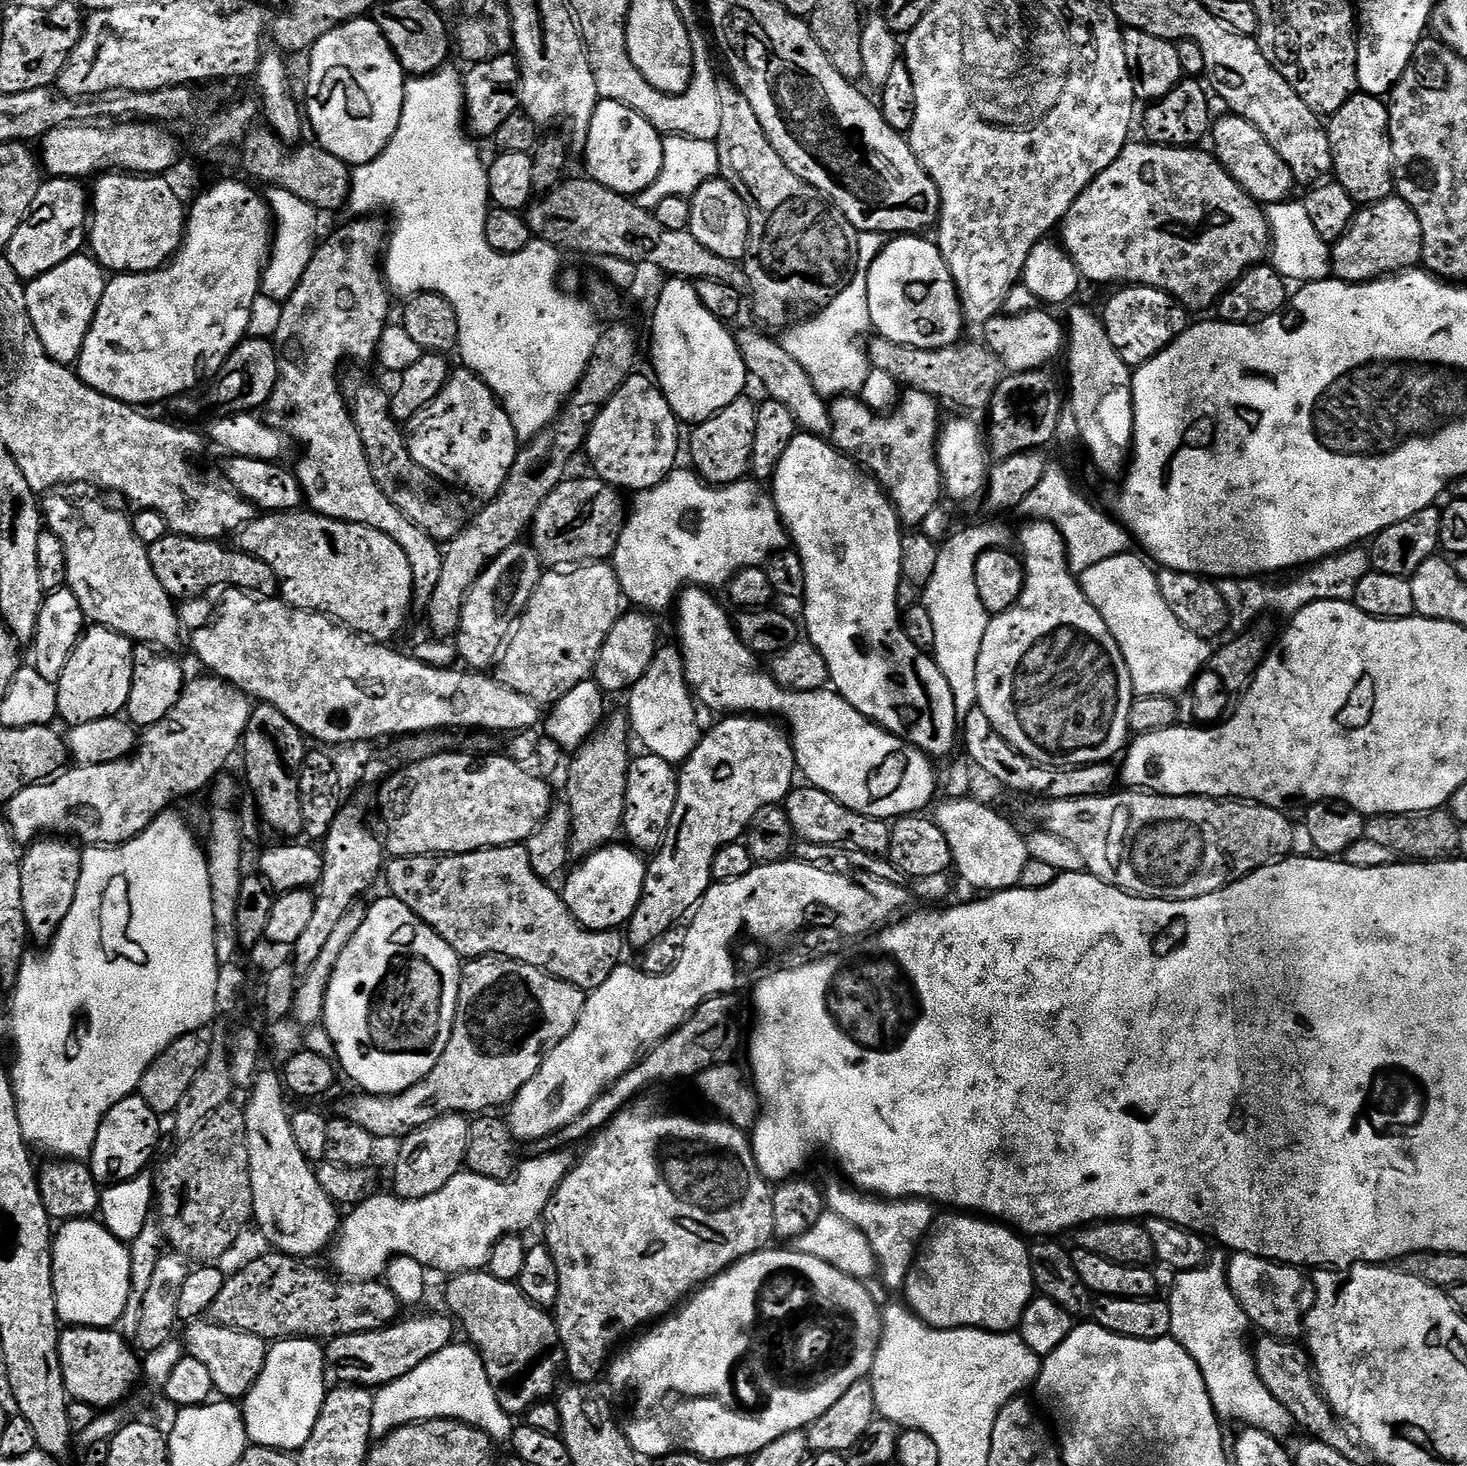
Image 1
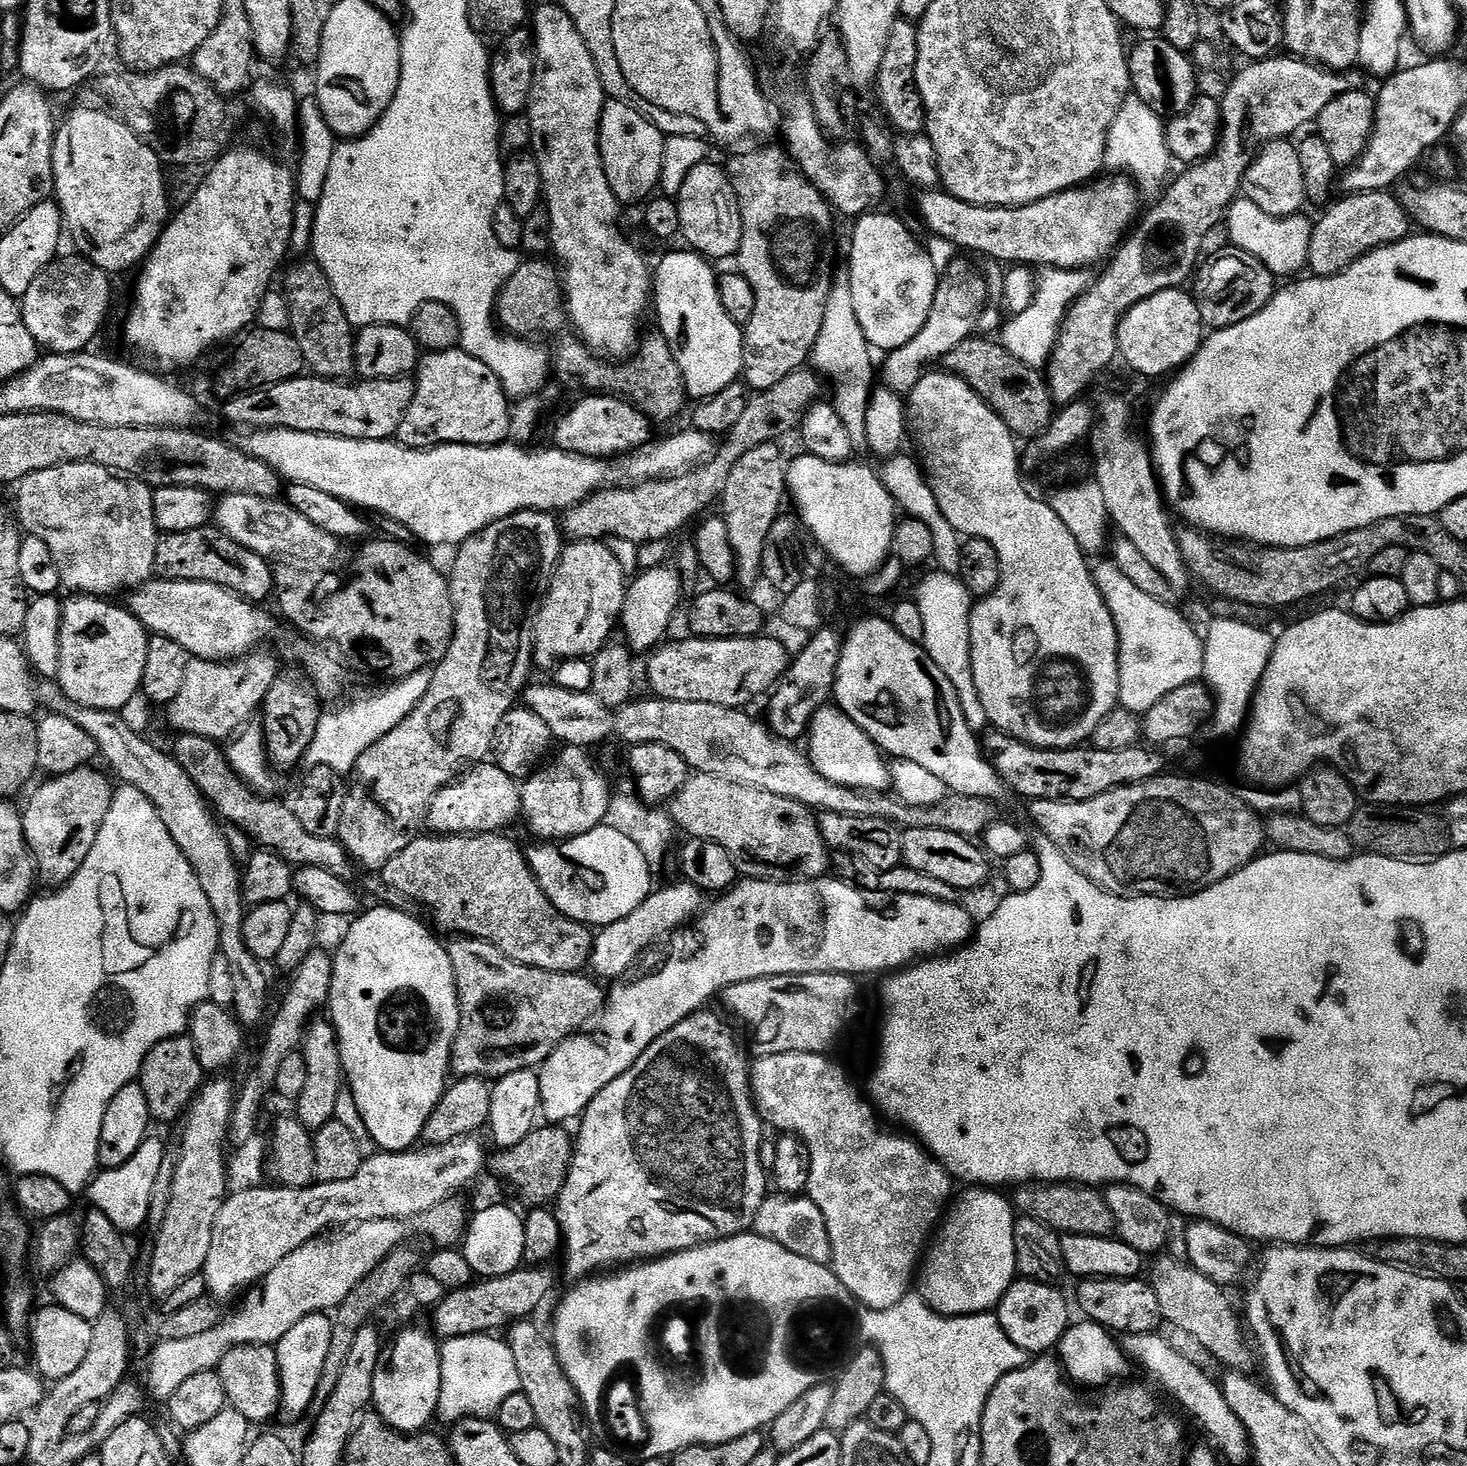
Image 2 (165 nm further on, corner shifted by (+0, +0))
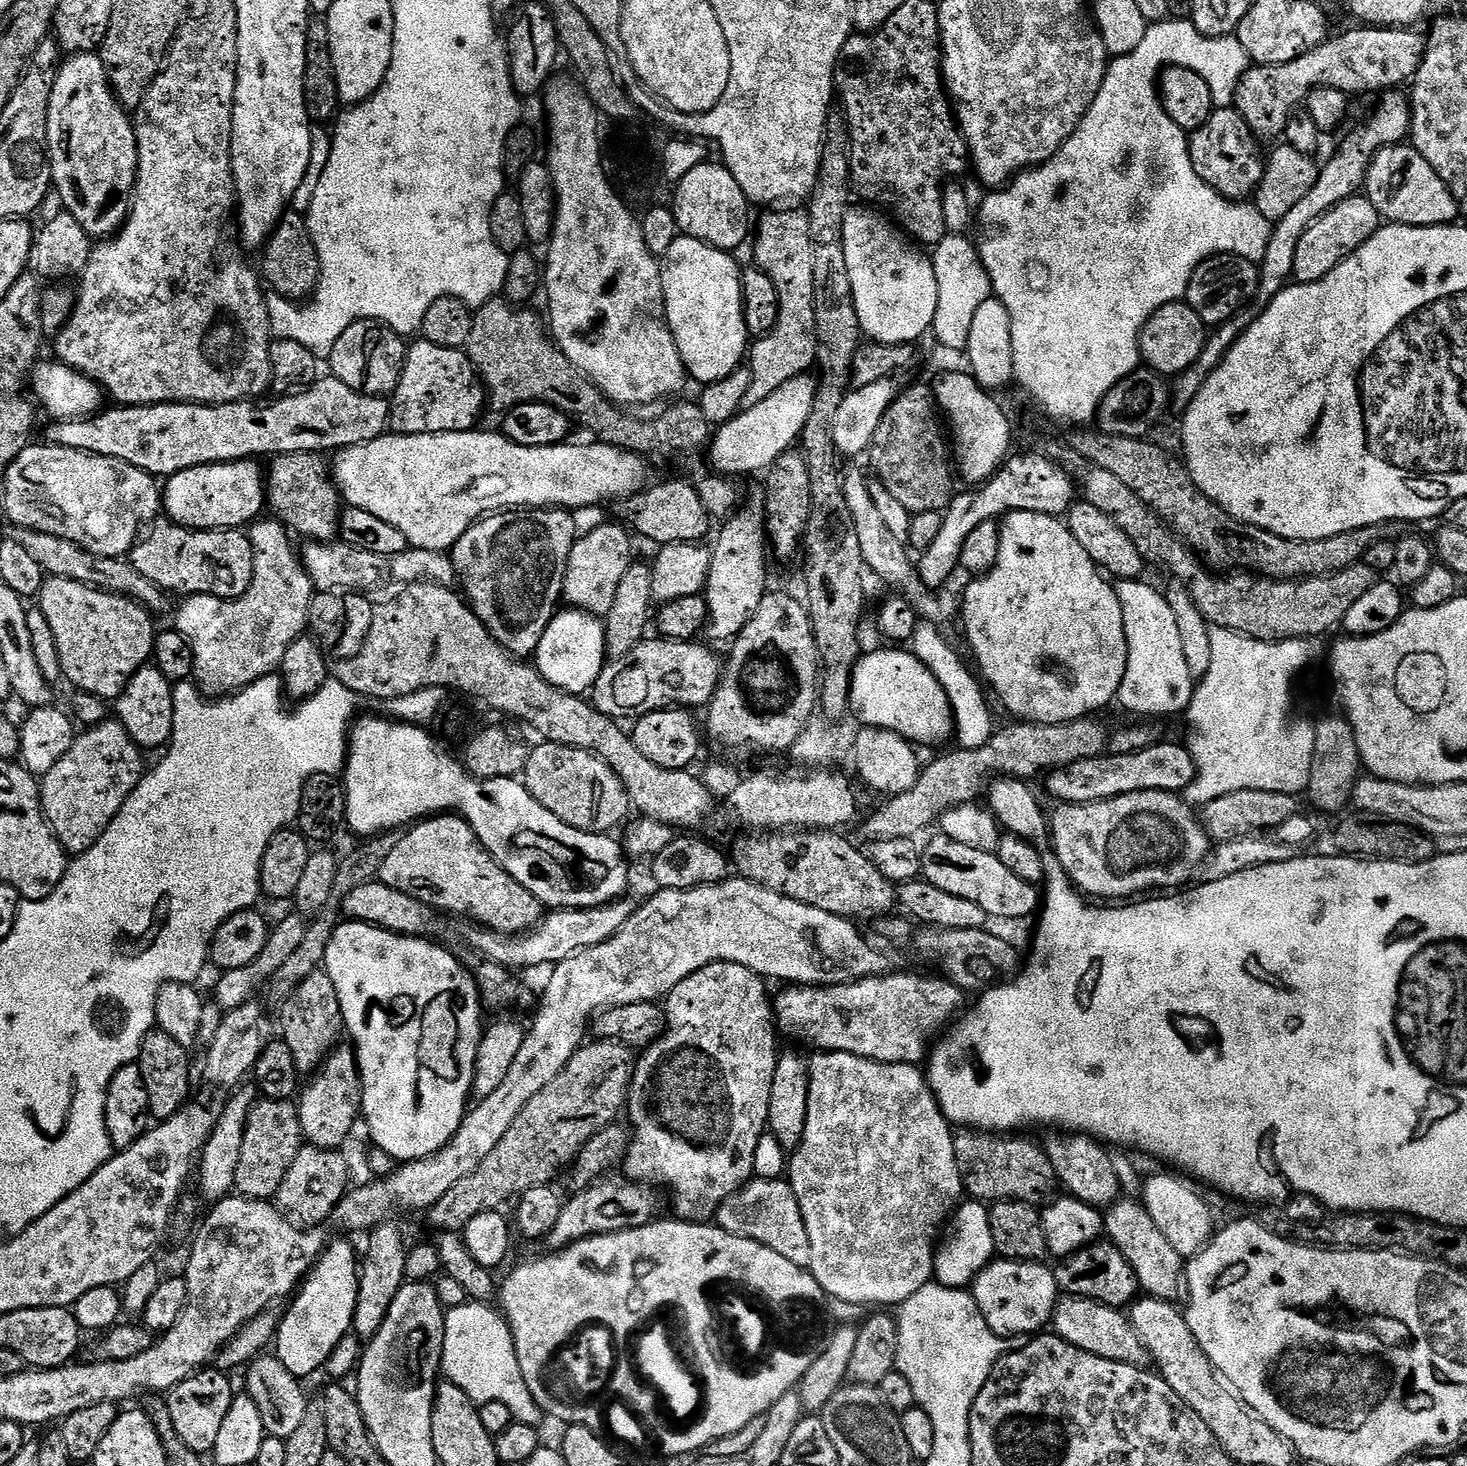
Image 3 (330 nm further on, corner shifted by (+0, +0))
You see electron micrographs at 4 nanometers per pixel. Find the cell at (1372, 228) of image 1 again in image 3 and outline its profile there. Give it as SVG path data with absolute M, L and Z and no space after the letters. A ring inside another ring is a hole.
M1357 194L1338 202L1336 206L1326 210L1326 214L1322 214L1322 218L1315 220L1302 234L1302 238L1298 242L1298 248L1294 250L1294 266L1291 279L1298 284L1313 284L1322 278L1326 278L1326 274L1330 274L1330 270L1337 268L1350 253L1362 247L1381 226L1382 221L1378 210L1374 210L1374 202L1370 202L1367 196Z

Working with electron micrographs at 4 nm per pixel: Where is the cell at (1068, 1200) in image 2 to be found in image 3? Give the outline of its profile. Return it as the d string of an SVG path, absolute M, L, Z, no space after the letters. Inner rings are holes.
M975 1130L961 1131L955 1137L954 1154L958 1170L965 1193L971 1199L981 1202L1013 1200L1040 1206L1057 1191L1056 1171L1047 1151L1041 1145L1039 1148L1028 1140L1015 1140L1016 1138L1012 1134L985 1134Z

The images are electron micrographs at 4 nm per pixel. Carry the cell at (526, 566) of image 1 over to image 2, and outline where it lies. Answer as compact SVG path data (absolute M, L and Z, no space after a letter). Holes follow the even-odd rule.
M516 512L513 516L507 516L498 522L488 524L478 534L474 534L455 549L456 561L452 564L452 572L450 571L448 581L448 588L452 591L452 605L454 606L452 644L446 650L444 657L440 659L440 663L432 668L432 681L430 682L430 690L426 690L426 698L422 698L422 702L418 702L418 706L414 710L410 710L408 717L399 726L394 726L394 730L390 730L390 734L386 734L386 738L378 738L378 742L374 742L374 746L370 746L370 750L366 750L366 754L362 754L362 758L358 758L358 762L353 766L350 773L350 779L347 781L348 793L346 794L346 802L342 806L342 822L340 823L338 838L342 842L342 846L346 846L350 858L355 864L363 871L365 868L365 873L383 873L386 862L390 862L390 858L394 858L394 854L402 854L402 850L406 850L406 846L410 846L410 842L414 842L416 837L421 835L428 818L428 807L432 804L433 798L447 784L453 784L465 772L469 772L471 768L475 768L478 764L485 763L492 756L494 736L498 731L498 726L501 725L502 718L506 717L507 712L517 707L518 701L530 680L528 671L533 671L534 668L536 616L540 613L544 595L548 592L548 588L552 584L552 578L556 575L560 563L562 551L560 540L562 541L562 528L553 513Z

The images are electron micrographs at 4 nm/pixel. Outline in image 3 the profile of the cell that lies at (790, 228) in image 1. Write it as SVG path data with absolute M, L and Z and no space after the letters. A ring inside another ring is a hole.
M768 210L760 220L760 225L755 225L754 240L756 236L755 267L761 268L770 274L770 282L774 282L774 290L778 290L778 322L774 330L765 336L759 337L751 345L750 355L747 357L747 367L751 368L750 386L746 395L742 397L742 409L758 406L758 402L770 398L778 386L786 386L796 376L803 376L809 371L808 367L816 364L816 323L814 322L814 246L810 234L810 222L807 211L792 212L796 210Z

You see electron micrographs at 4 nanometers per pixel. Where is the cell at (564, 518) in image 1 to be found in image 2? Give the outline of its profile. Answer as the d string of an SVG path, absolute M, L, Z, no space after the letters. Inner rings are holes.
M805 366L794 374L786 374L786 378L770 386L770 390L753 391L746 402L742 419L727 433L725 440L728 441L721 448L719 445L699 468L692 468L686 474L672 476L669 480L647 480L645 484L634 484L630 488L602 488L574 507L563 509L563 535L572 542L604 542L609 539L607 536L613 536L616 540L629 540L635 546L659 540L671 541L675 532L703 517L709 511L707 508L723 497L726 481L730 479L734 466L748 451L754 450L754 446L783 441L783 436L791 432L793 435L799 429L805 414L821 399L820 383L821 377L811 367Z

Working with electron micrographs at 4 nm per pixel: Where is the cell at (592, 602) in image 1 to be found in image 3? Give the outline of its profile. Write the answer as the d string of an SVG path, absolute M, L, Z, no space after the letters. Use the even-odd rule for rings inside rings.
M620 522L606 523L597 523L595 525L597 528L589 527L573 543L564 575L562 597L565 605L599 618L607 616L610 606L614 606L614 594L618 594L618 582L622 582L622 574L626 574L626 570L634 563L633 537L630 535L629 529Z

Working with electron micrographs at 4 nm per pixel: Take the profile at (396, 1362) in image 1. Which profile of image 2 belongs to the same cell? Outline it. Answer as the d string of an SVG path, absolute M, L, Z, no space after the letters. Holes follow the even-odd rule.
M521 1266L505 1276L484 1278L466 1288L451 1289L431 1313L435 1335L441 1341L486 1336L495 1333L495 1328L504 1330L515 1321L535 1317L556 1284L550 1269L548 1266Z

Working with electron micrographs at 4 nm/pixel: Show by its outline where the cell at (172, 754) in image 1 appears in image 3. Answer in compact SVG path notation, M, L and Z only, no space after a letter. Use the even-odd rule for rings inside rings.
M275 518L267 519L253 523L250 528L254 578L246 594L236 600L223 600L217 596L190 596L176 612L174 627L182 634L182 638L186 638L186 642L190 642L190 650L194 654L194 683L209 698L230 696L273 675L279 669L282 658L286 658L286 650L290 650L292 643L305 635L308 628L308 611L314 595L312 579L304 569L301 553L292 545L293 537L289 529Z

